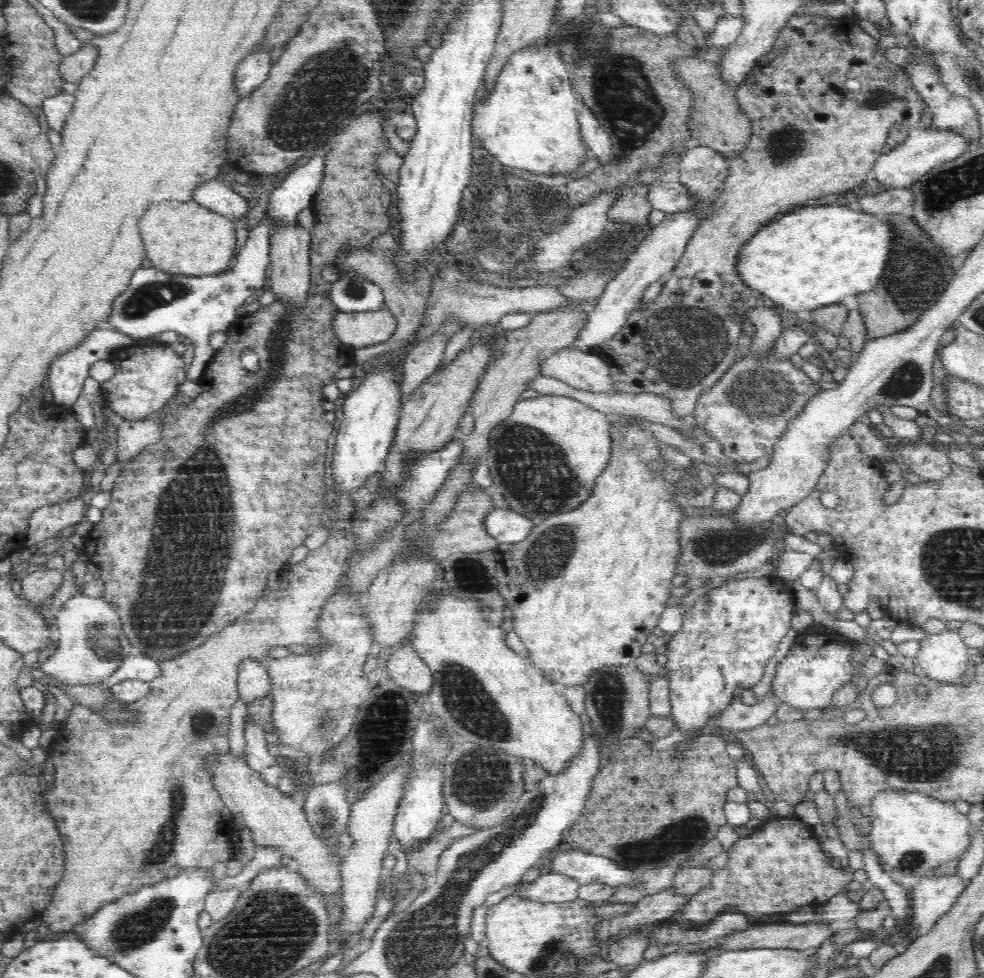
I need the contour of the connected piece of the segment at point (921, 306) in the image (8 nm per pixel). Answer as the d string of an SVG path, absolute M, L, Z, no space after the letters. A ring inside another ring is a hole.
M884 216L880 222L888 222L892 228L892 244L888 252L888 261L884 276L870 292L862 292L857 295L859 300L858 310L867 330L867 340L890 336L906 329L909 325L916 324L916 320L926 312L942 296L944 289L950 284L956 272L952 268L952 260L955 256L949 256L942 247L936 250L932 242L924 236L920 226L914 222L912 216Z

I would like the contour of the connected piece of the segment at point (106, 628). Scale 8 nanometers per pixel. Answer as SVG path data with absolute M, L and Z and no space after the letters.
M80 591L62 606L56 619L60 644L56 652L41 664L42 673L50 673L52 677L72 685L78 682L98 682L108 679L122 665L122 660L130 655L130 642L126 640L126 635L122 634L120 618L116 610L102 598L90 597Z

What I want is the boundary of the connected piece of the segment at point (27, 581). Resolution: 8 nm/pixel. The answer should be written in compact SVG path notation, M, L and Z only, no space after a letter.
M43 565L37 571L22 577L20 580L22 596L27 597L28 601L47 603L58 592L64 577L60 570L50 570Z

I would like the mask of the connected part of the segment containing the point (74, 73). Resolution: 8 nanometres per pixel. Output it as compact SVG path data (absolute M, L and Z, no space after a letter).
M89 43L84 44L80 50L63 57L59 66L60 76L65 82L79 84L79 82L94 68L98 58L98 49Z

